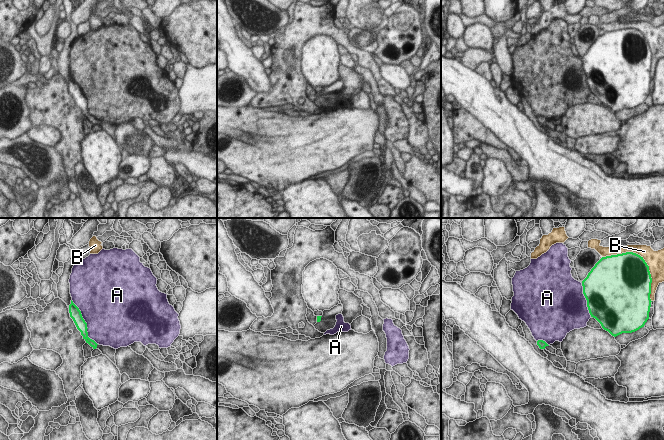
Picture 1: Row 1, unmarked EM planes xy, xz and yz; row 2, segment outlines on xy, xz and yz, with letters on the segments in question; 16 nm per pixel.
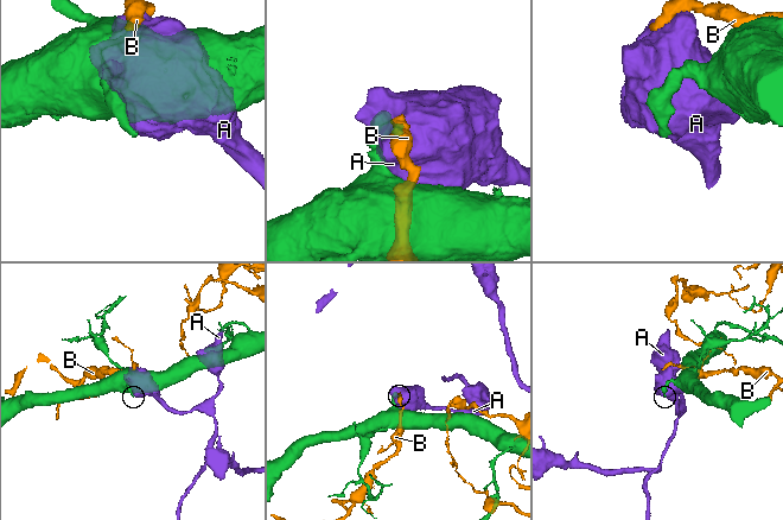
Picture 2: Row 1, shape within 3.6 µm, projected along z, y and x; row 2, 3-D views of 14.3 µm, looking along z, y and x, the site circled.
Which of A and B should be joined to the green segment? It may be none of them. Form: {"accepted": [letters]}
{"accepted": []}

